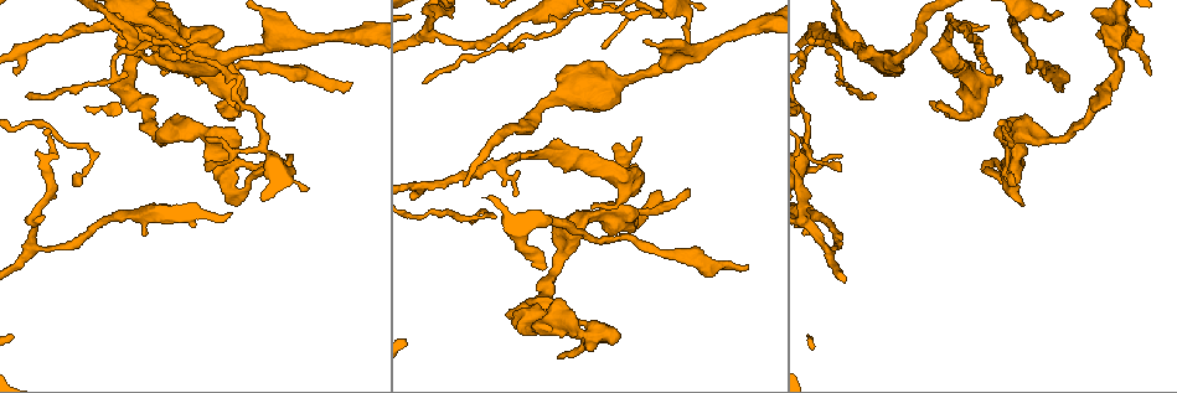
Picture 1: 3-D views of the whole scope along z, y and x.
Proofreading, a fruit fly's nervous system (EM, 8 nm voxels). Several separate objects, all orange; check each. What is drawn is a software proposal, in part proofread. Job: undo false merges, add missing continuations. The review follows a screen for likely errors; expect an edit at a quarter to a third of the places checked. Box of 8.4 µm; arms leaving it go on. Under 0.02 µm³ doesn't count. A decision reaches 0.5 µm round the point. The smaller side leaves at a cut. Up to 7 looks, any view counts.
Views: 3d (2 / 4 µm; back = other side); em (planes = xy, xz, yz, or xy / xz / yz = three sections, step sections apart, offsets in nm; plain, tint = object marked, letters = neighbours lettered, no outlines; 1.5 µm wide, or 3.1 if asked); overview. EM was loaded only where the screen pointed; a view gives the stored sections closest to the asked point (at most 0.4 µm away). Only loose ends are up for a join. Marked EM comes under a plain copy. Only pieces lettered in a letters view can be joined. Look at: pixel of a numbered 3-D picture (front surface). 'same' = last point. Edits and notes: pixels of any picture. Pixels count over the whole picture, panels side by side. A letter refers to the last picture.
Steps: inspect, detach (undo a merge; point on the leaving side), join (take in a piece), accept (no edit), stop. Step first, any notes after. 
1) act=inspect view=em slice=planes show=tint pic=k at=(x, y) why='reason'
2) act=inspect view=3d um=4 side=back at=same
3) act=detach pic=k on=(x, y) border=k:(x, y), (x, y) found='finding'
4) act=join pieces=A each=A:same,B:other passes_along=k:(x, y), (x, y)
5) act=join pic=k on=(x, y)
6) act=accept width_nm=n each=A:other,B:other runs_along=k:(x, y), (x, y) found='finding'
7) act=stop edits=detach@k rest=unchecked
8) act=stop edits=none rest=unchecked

act=inspect view=em um=3.1 slice=xz step=16 show=tint pic=1 at=(1021, 206) why='branch stops here'

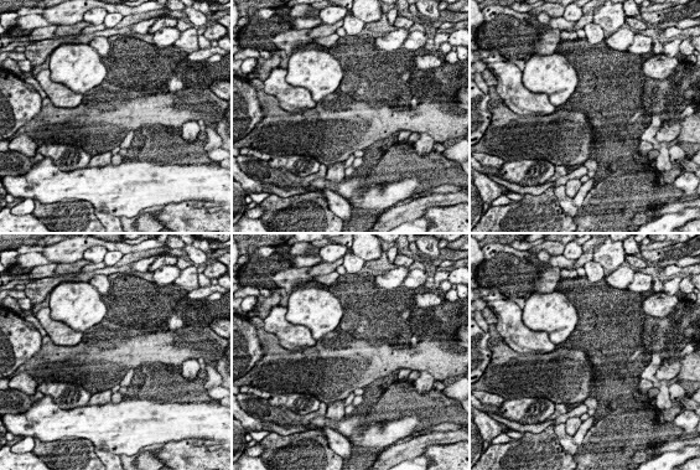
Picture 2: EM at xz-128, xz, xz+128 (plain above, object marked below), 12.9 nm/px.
act=inspect view=em um=3.1 slice=planes show=letters at=same

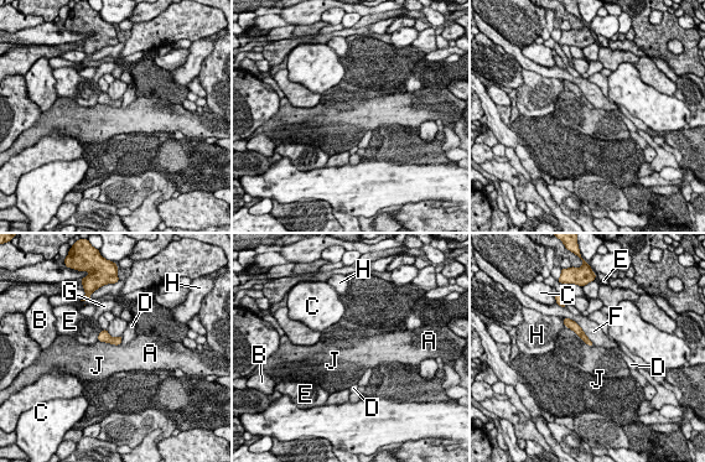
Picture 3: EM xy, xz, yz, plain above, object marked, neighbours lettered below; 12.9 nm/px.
act=accept each=A:other,B:other,C:other,D:other,E:other,F:other,G:other,H:other,J:other found='no lettered piece goes on from it'

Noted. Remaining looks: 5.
act=inspect view=em slice=yz step=8 show=tint pic=1 at=(560, 356) why='thin end'

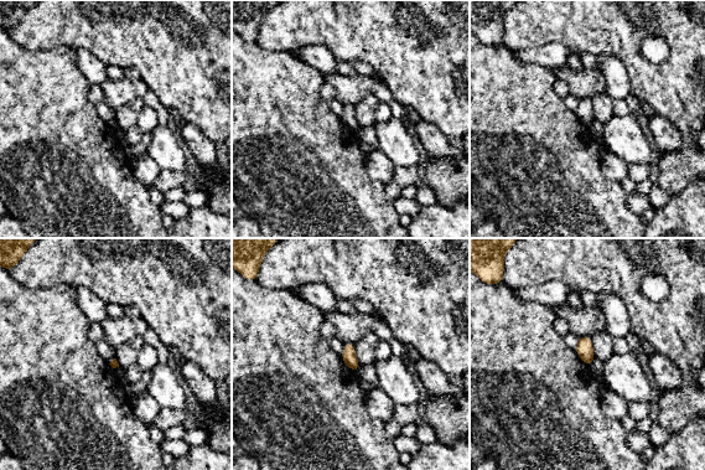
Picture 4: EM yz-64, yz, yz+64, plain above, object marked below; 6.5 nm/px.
act=inspect view=em slice=planes show=letters at=same

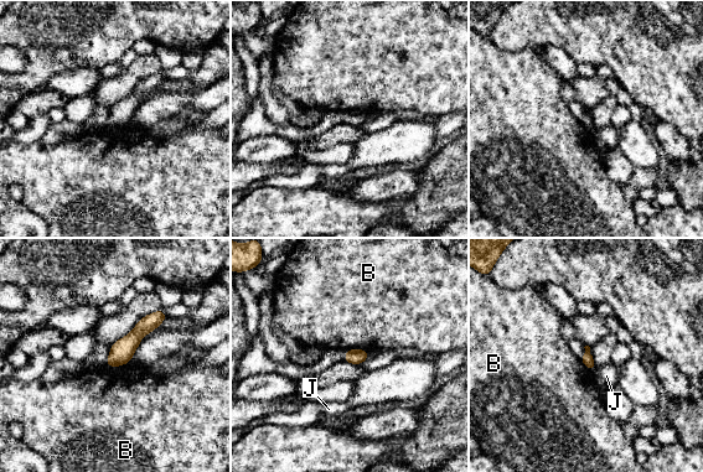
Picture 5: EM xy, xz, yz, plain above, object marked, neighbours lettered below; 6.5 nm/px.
act=accept each=B:other,J:other runs_along=5:(160, 314), (109, 363) found='no lettered piece goes on from it'

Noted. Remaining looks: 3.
act=inspect view=3d um=2 pic=1 at=(838, 156) why='branch stops here'

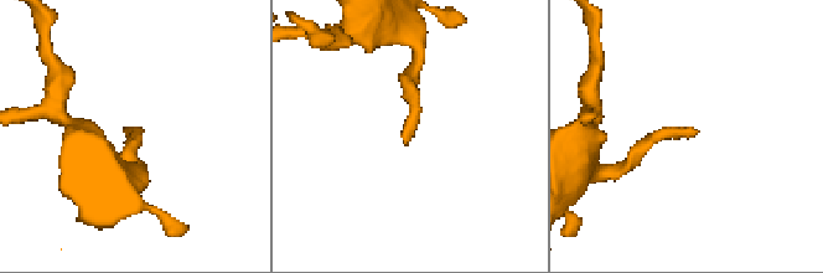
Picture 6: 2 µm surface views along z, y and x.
act=inspect view=em slice=planes show=letters pic=6 at=(125, 131)

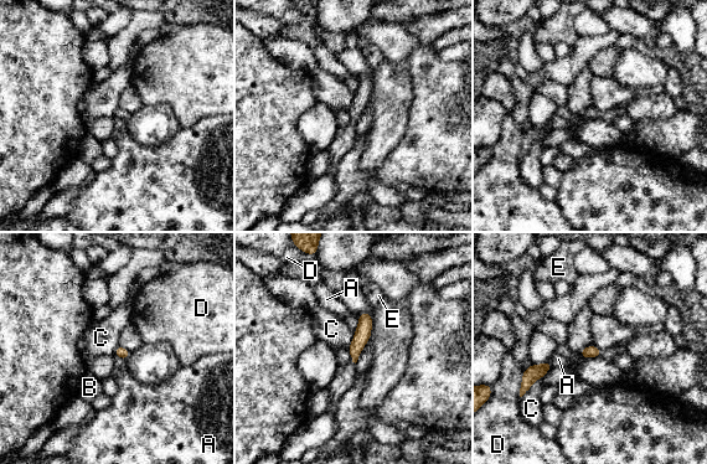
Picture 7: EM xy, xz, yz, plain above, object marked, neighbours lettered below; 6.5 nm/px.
act=accept longest_contact=C:200nm each=A:other,B:other,C:other,D:other,E:other border=7:(542, 376), (521, 397) found='no lettered piece goes on from it'

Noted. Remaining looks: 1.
act=stop edits=none rest=unchecked

